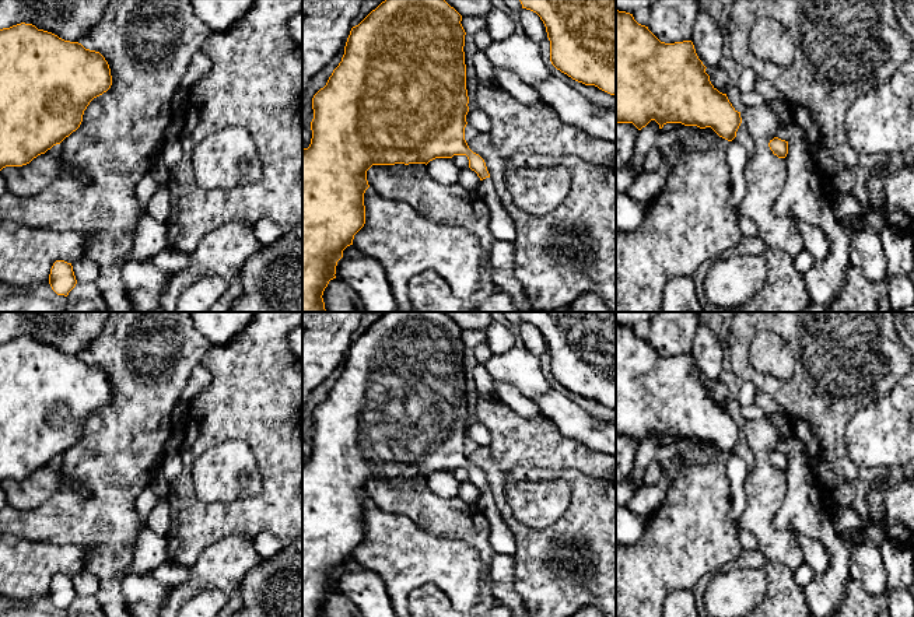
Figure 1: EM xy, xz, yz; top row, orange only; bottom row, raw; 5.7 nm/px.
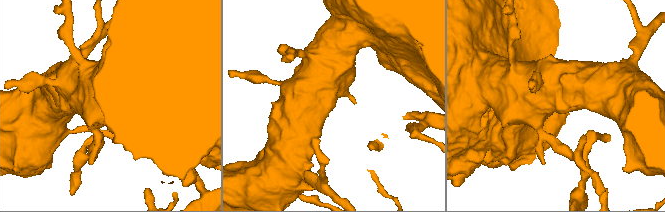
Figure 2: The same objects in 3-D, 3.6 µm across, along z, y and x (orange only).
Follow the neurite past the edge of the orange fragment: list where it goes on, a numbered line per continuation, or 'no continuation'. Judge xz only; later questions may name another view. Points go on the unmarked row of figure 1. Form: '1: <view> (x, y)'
1: xz (501, 539)

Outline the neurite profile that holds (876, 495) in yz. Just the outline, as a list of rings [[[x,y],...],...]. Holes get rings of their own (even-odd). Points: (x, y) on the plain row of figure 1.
[[[883,481],[882,485],[872,487],[866,495],[869,506],[869,523],[876,526],[885,536],[887,532],[887,525],[885,522],[885,498],[889,488],[890,487]]]

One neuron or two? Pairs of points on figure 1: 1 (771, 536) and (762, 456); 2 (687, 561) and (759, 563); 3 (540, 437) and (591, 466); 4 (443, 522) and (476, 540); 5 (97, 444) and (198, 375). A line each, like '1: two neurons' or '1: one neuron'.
1: one neuron
2: two neurons
3: one neuron
4: one neuron
5: two neurons

